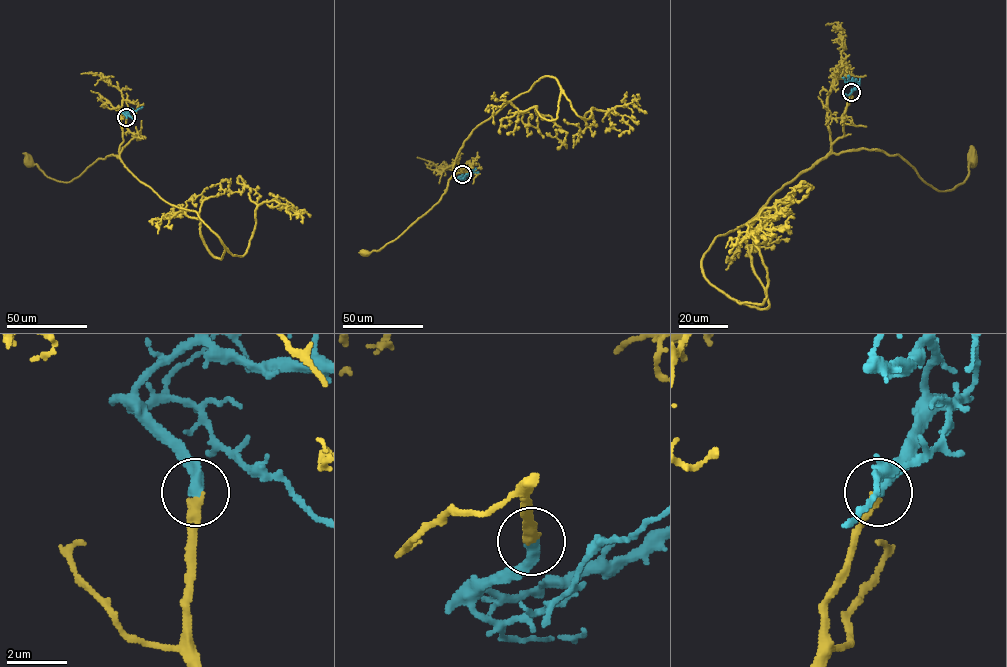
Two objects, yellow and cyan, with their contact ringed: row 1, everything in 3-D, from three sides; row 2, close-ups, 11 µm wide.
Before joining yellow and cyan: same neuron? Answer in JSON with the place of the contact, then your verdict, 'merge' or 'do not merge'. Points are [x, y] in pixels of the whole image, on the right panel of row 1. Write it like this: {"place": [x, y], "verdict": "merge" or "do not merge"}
{"place": [851, 92], "verdict": "merge"}

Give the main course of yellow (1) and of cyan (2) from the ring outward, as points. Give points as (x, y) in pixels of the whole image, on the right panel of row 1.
1: (852, 92), (833, 152), (899, 155), (941, 191), (965, 180), (970, 160)
2: (852, 92), (856, 81), (849, 81), (847, 75)

